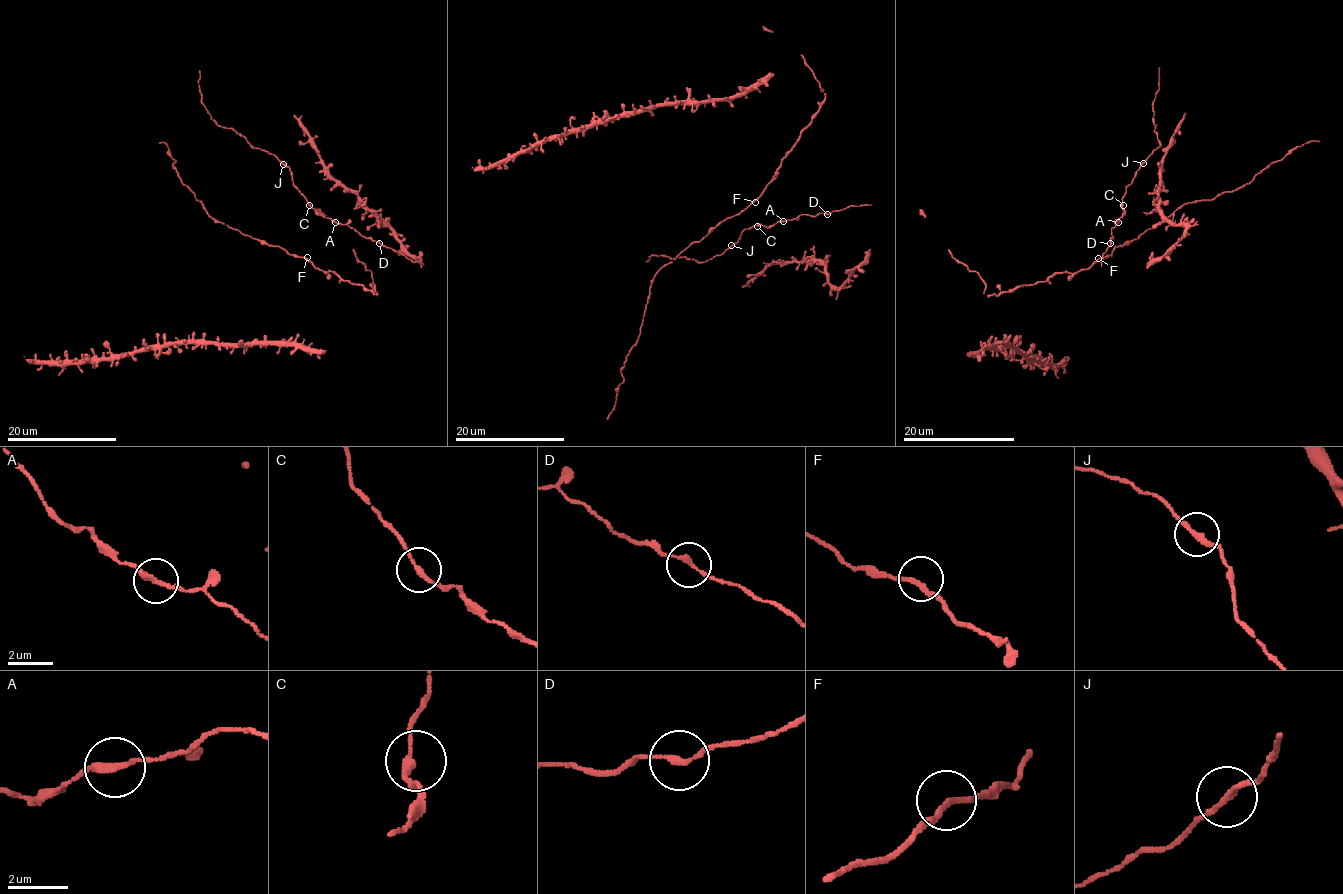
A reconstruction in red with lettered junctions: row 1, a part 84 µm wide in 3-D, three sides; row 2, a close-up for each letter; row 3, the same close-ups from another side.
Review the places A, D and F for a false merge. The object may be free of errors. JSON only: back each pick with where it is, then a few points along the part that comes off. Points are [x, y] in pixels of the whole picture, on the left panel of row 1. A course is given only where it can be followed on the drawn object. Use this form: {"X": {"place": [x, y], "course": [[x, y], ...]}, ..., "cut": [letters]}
{"cut": []}

